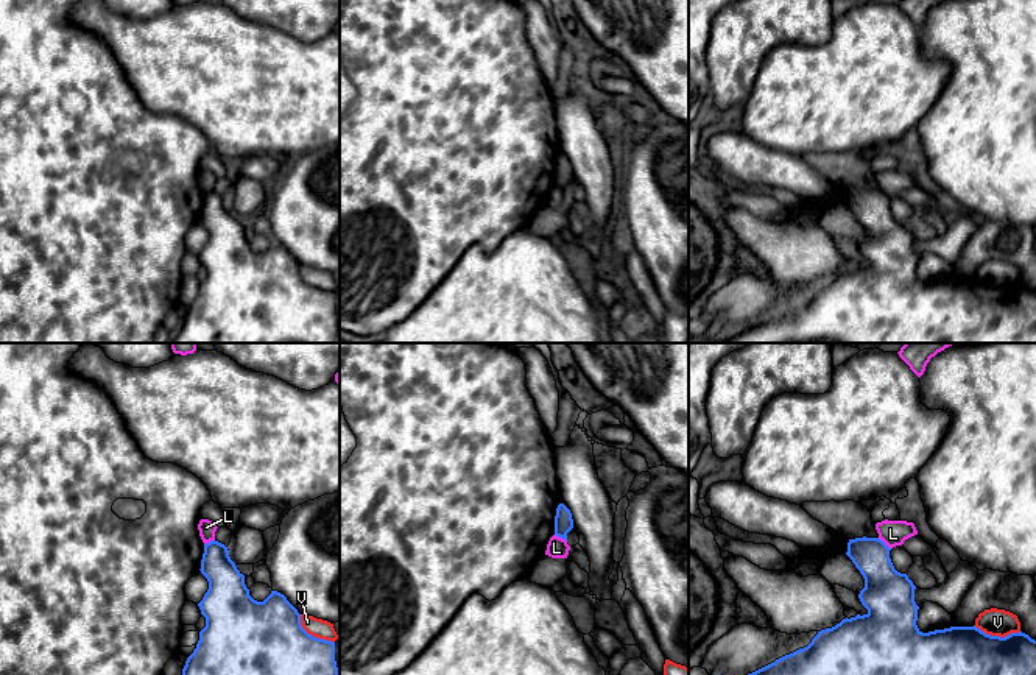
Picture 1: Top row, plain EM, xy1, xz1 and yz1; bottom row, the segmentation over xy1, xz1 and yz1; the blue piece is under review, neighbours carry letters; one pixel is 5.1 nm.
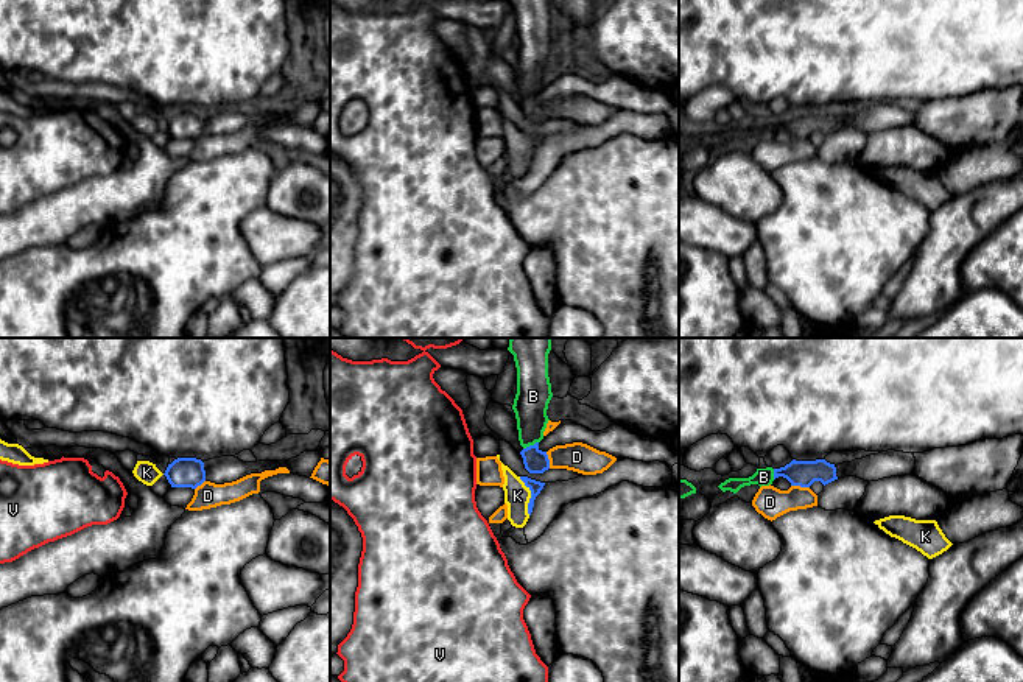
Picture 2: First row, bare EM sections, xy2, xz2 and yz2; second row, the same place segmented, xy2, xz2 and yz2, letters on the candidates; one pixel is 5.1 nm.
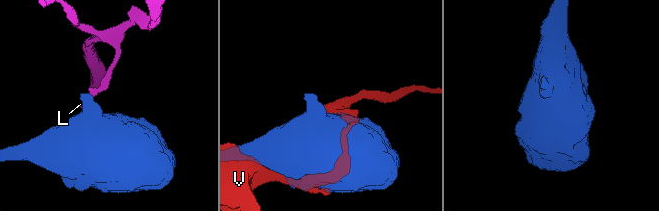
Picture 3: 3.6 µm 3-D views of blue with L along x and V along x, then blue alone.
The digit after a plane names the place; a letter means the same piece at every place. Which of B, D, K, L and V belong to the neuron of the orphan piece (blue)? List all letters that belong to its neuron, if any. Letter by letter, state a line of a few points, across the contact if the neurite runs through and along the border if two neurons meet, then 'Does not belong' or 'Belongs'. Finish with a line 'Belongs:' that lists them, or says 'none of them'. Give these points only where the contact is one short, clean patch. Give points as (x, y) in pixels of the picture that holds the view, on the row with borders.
B: Line: xz2 (536, 461), (530, 453), (530, 446), (531, 400). Belongs
D: Does not belong
K: Line: xz2 (519, 477), (530, 491), (530, 514). Does not belong
L: Line: yz1 (877, 538), (890, 549). Does not belong
V: Does not belong
Belongs: B

